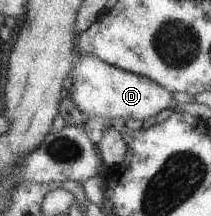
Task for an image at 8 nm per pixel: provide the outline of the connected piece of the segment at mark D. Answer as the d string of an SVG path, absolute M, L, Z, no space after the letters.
M82 54L79 61L75 60L74 63L75 68L67 82L69 96L74 105L90 118L101 117L111 121L116 117L124 117L126 120L144 121L152 115L156 117L162 109L171 108L173 93L148 78L114 67L97 55Z

